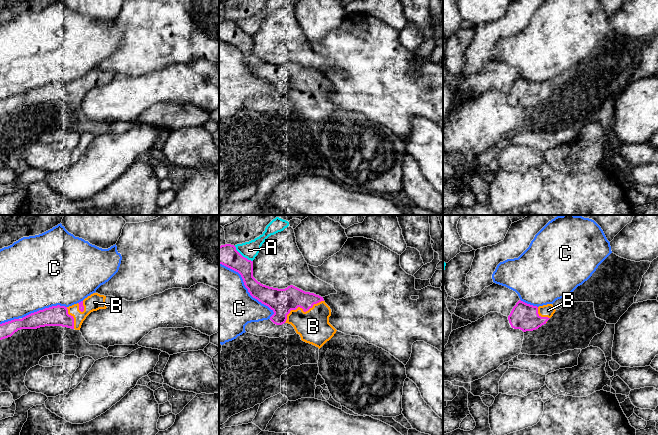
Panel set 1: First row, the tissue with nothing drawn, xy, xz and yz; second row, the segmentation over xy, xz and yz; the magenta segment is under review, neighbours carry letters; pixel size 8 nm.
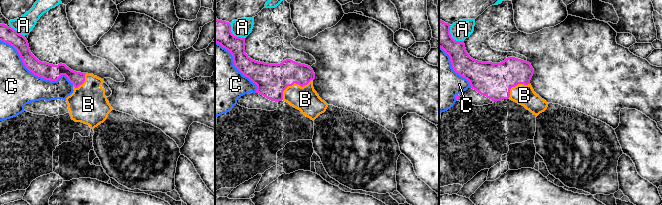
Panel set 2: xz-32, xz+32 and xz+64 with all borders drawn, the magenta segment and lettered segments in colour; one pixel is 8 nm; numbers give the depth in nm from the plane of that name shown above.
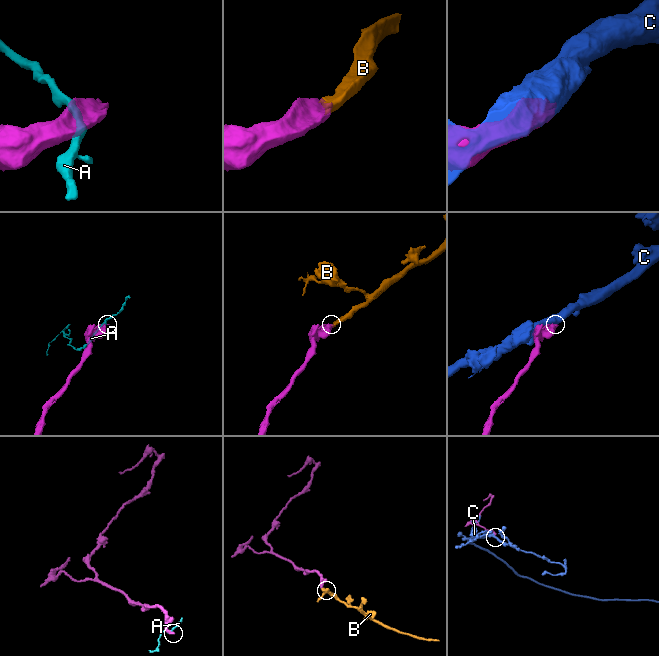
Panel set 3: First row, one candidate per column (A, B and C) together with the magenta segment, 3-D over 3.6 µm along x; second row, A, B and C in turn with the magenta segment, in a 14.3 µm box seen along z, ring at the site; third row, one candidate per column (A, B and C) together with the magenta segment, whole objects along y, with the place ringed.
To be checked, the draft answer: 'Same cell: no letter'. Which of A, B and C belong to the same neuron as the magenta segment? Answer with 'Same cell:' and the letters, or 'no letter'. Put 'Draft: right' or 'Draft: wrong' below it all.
Same cell: B
Draft: wrong

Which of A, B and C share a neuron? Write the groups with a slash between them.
A / B / C

